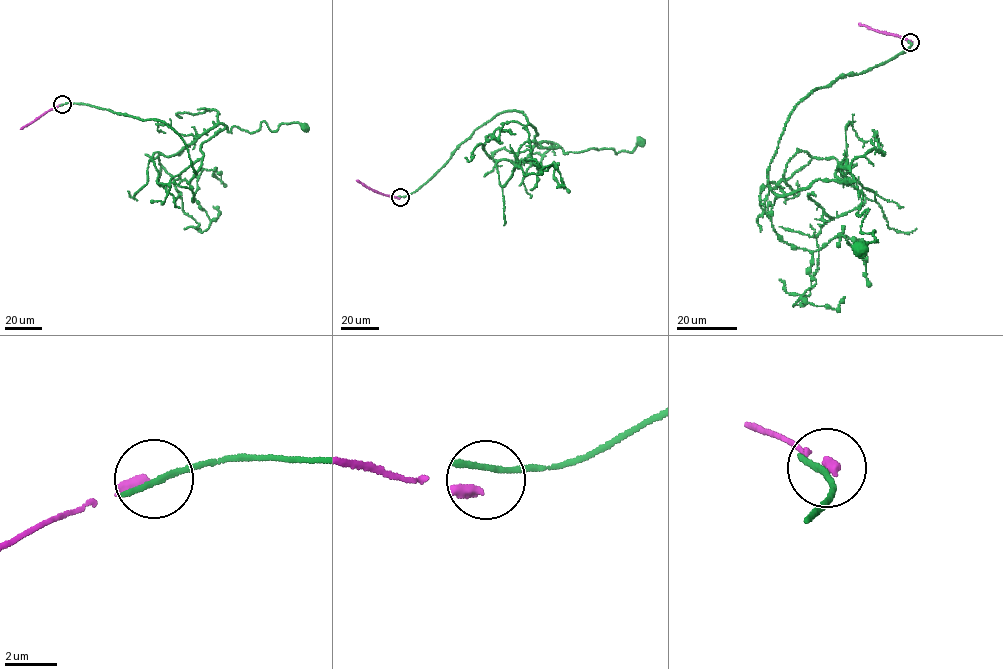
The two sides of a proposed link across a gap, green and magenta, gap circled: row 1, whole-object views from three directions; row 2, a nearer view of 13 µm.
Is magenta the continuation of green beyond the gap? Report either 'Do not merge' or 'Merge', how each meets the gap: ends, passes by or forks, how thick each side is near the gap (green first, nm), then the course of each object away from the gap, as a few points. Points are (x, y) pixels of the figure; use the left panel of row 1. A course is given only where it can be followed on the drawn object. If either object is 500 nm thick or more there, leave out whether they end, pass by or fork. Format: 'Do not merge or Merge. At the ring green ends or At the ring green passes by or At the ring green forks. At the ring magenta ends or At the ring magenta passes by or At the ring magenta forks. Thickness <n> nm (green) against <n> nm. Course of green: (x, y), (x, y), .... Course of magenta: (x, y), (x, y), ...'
Do not merge. At the ring green passes by. At the ring magenta ends. Thickness 220 nm (green) against 380 nm. Course of green: (62, 105), (164, 122), (195, 172), (200, 145), (225, 126), (304, 127). Course of magenta: (61, 105), (20, 129)

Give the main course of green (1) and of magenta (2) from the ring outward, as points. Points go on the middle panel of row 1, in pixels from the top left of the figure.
1: (400, 196), (504, 112), (522, 112), (535, 145), (565, 153), (632, 152), (640, 142)
2: (400, 198), (379, 193), (356, 181)

